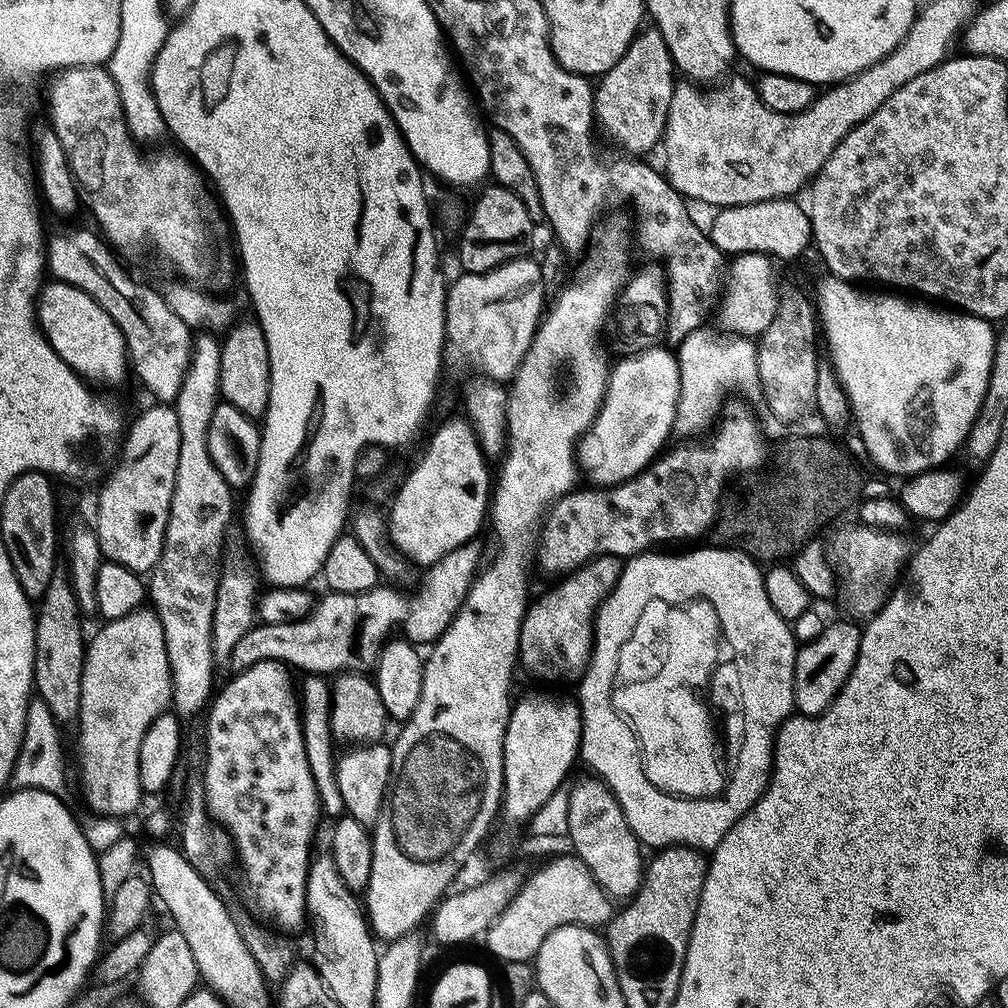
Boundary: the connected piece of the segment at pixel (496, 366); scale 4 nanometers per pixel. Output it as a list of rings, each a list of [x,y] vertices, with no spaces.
[[[517,258],[508,260],[502,266],[498,266],[489,272],[482,274],[474,274],[473,272],[464,272],[456,281],[449,283],[446,288],[446,295],[444,297],[444,339],[446,341],[446,352],[449,357],[457,356],[460,360],[465,360],[472,368],[477,368],[477,373],[483,374],[487,379],[497,382],[511,381],[512,377],[516,375],[518,366],[522,362],[522,358],[526,354],[526,350],[530,346],[530,342],[534,338],[536,328],[539,326],[542,319],[542,311],[545,309],[546,301],[543,292],[542,274],[540,273],[540,265],[535,259]]]

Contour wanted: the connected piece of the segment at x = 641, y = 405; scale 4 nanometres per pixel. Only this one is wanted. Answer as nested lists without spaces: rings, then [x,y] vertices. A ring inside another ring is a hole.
[[[657,346],[642,350],[633,356],[617,359],[608,373],[608,388],[604,392],[600,408],[596,411],[594,422],[576,445],[576,463],[579,471],[583,475],[585,472],[592,479],[589,481],[596,486],[620,484],[623,480],[629,480],[630,477],[643,472],[665,447],[664,439],[673,431],[678,400],[679,362],[675,351]]]

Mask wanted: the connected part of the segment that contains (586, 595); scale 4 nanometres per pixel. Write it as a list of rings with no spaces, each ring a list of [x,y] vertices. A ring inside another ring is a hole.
[[[595,556],[580,565],[574,572],[567,573],[557,588],[549,590],[545,596],[540,596],[527,605],[524,621],[520,627],[520,654],[518,664],[525,668],[536,680],[573,680],[579,681],[588,665],[592,663],[592,649],[594,647],[594,629],[596,626],[596,612],[601,602],[607,598],[616,579],[620,576],[622,560],[619,556]]]

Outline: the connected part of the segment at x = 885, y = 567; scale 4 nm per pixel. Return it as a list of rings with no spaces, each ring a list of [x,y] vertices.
[[[859,522],[848,524],[845,528],[835,528],[827,533],[828,545],[824,544],[822,548],[834,577],[834,597],[847,619],[864,622],[875,616],[887,602],[905,571],[910,559],[910,547],[896,530],[885,534],[881,529],[867,528]]]

